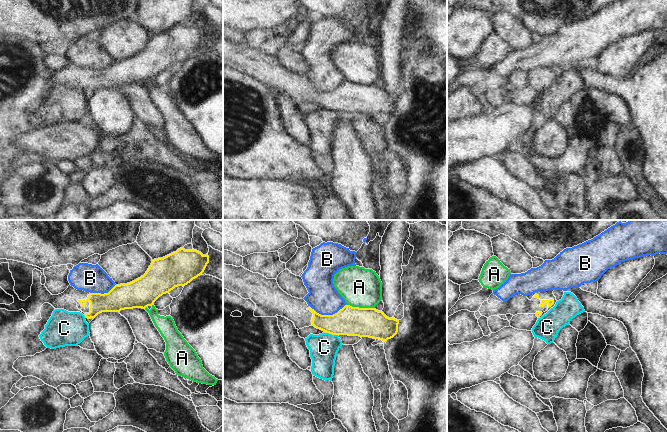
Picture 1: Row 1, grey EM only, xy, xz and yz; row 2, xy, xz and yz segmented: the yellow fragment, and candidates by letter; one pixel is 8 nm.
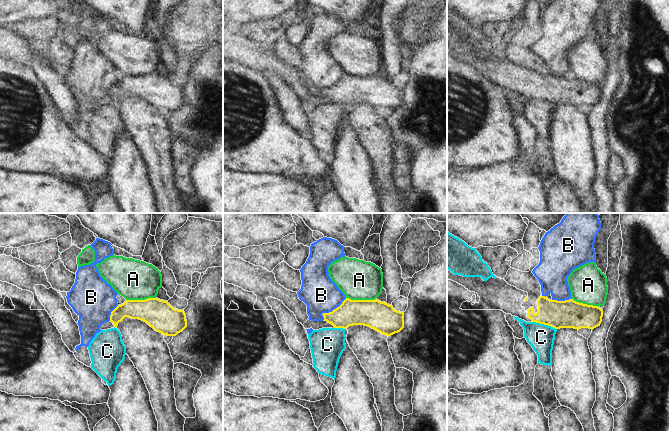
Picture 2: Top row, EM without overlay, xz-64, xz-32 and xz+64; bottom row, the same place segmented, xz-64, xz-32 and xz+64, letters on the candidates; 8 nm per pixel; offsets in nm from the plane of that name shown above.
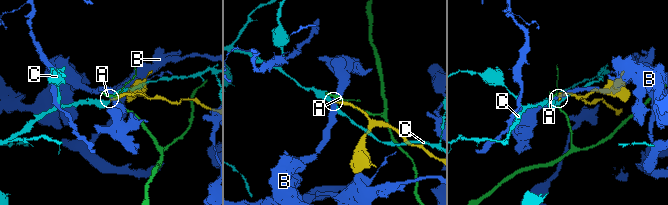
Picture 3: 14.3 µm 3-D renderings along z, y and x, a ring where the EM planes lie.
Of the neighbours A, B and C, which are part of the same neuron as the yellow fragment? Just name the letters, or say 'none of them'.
none of them

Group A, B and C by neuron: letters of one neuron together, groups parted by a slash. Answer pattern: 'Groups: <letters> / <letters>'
Groups: A / B / C.

